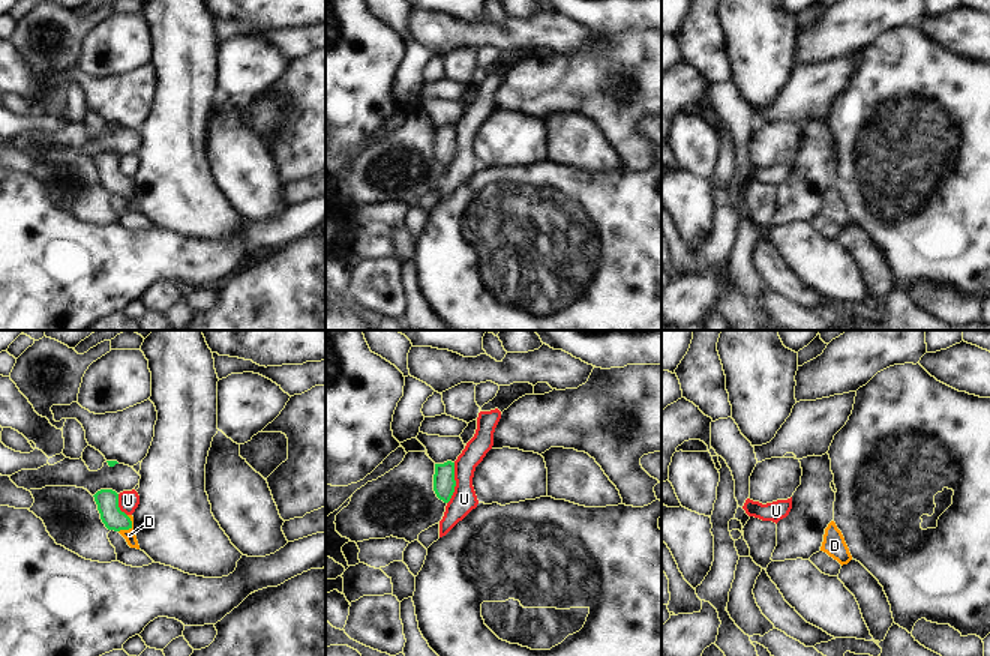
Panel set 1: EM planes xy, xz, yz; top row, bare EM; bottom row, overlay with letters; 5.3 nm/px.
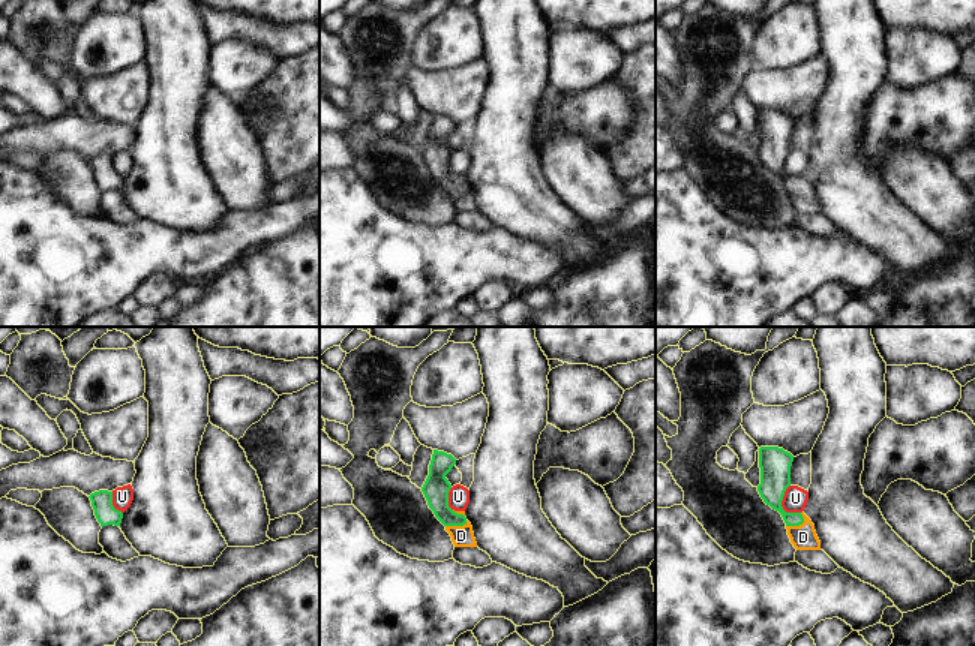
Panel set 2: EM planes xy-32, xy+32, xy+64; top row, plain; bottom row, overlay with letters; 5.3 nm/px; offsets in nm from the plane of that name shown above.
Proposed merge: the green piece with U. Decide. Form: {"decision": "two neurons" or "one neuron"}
{"decision": "two neurons"}

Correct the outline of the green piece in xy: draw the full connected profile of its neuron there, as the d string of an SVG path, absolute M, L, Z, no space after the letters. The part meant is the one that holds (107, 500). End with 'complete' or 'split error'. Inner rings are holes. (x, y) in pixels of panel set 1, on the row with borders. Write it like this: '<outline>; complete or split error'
M100 489L93 497L105 527L118 531L130 548L140 549L134 531L134 516L120 510L118 494L112 489Z; split error

